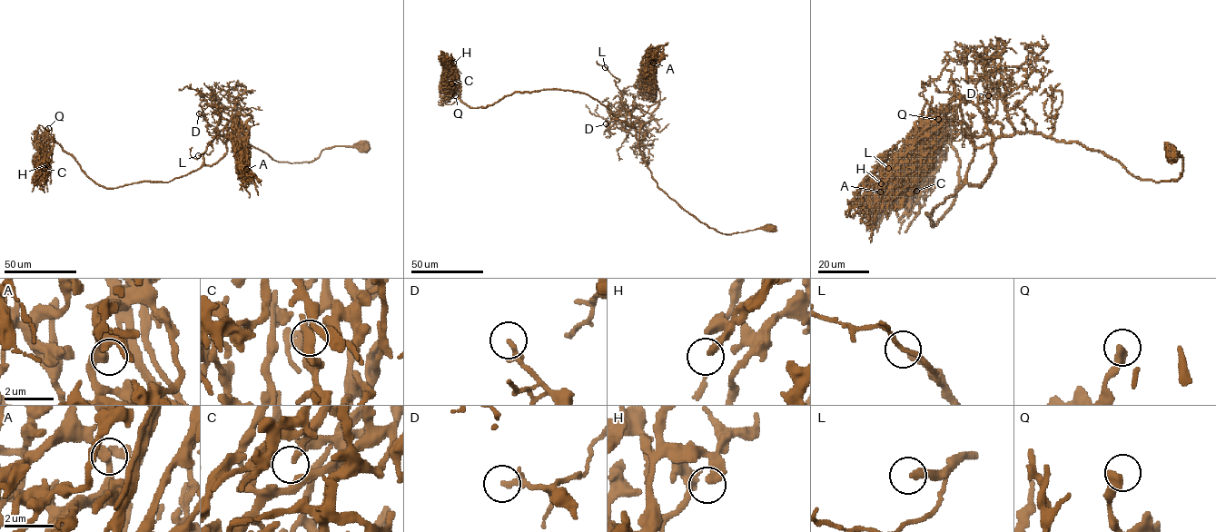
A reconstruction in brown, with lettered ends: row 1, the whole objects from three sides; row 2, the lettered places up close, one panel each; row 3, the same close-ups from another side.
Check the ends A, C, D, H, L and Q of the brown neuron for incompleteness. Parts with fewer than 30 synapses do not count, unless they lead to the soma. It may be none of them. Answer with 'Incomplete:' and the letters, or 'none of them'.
Incomplete: H

